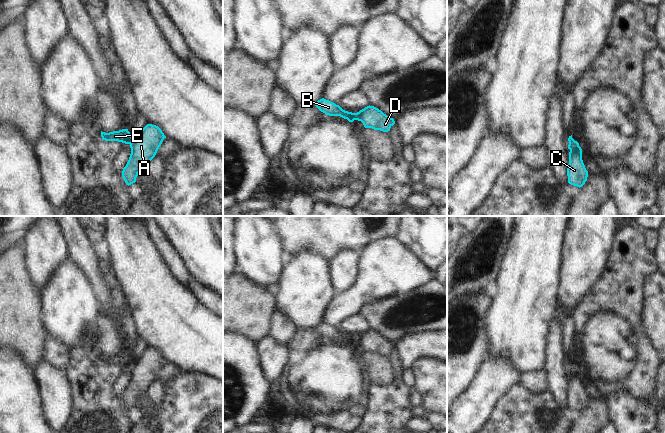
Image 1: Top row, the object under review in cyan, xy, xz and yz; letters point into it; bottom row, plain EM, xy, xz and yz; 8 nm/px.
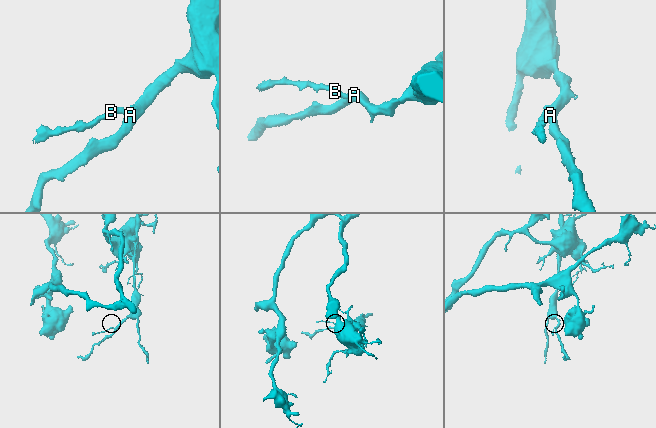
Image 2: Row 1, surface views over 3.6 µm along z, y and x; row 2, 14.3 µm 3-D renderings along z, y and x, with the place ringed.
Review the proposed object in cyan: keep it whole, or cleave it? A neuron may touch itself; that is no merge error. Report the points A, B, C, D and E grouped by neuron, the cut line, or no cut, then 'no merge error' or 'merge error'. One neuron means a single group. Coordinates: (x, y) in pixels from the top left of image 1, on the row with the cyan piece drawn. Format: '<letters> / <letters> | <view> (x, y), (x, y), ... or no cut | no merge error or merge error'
A C D / B E | xy (133, 137), (129, 143) | merge error

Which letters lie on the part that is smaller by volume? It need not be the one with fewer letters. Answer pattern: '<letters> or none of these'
B, E

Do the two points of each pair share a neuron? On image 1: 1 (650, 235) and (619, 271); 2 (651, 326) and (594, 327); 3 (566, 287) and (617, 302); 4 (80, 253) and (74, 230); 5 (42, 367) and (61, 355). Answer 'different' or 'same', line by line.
1: different
2: different
3: different
4: same
5: different

